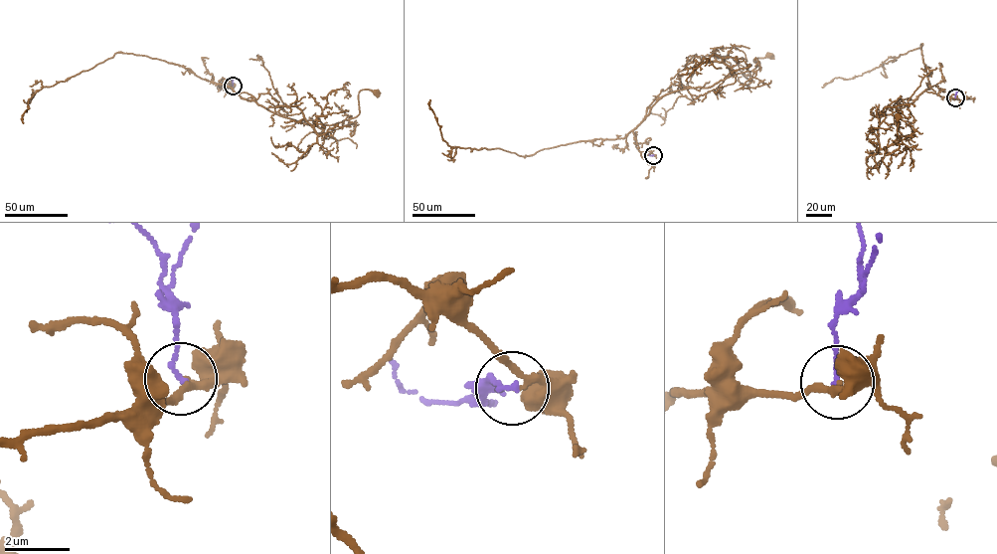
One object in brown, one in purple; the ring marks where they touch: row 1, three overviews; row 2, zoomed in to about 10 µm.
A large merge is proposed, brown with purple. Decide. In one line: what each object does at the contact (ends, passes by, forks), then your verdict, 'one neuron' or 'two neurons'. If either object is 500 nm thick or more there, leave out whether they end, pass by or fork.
brown passes by; purple ends there; two neurons

